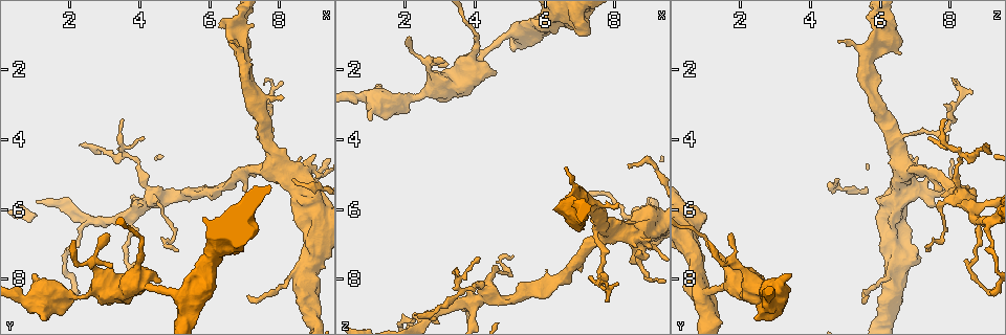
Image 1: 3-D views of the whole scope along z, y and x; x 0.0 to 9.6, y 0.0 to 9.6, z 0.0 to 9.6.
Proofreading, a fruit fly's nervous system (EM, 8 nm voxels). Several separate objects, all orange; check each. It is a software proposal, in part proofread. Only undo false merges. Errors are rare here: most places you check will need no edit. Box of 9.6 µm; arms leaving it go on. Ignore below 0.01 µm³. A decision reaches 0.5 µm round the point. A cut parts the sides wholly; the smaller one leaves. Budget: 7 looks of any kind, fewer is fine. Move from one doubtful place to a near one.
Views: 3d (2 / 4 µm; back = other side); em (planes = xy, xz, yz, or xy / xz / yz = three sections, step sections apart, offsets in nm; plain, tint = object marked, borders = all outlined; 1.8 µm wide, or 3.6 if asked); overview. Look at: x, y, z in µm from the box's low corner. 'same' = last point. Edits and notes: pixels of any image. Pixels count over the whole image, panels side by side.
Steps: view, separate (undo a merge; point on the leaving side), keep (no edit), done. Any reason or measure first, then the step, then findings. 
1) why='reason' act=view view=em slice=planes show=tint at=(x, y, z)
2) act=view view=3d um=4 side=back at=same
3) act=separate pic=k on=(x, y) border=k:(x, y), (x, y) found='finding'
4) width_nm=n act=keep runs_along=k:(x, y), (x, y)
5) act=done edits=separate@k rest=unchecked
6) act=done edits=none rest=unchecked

why='sharp bend' act=view view=3d um=4 at=(7.60, 3.65, 7.95)

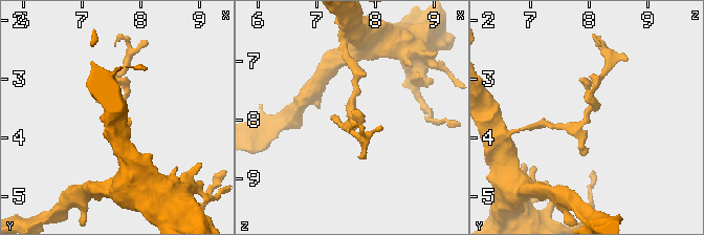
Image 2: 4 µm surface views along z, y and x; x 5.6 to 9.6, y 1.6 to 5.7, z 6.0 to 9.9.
act=view view=em um=3.6 slice=yz step=8 show=plain at=(7.60, 3.70, 7.95)

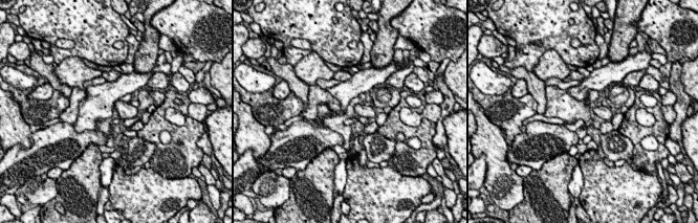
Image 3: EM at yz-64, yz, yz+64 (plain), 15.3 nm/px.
why='where the object lies' act=view view=em um=3.6 slice=yz step=8 show=tint at=same

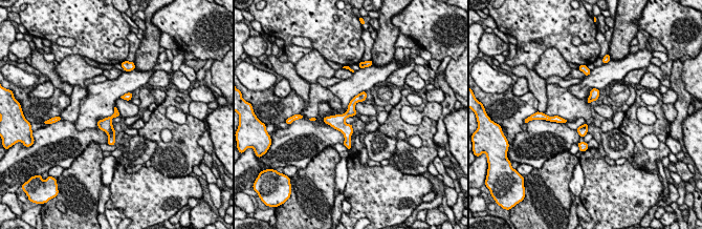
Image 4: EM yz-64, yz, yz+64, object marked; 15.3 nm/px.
act=keep runs_along=4:(364, 95), (343, 118), (347, 142) found='all the same cell'

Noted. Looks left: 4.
why='small branch off a trunk' act=view view=em slice=planes show=tint at=(8.70, 5.50, 7.05)

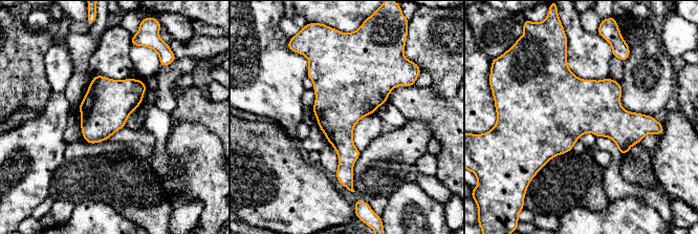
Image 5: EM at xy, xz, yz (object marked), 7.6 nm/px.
width_nm=380 act=keep found='all the same cell'

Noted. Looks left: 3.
why='small branch off a trunk' act=view view=3d um=2 at=(2.65, 7.50, 1.80)

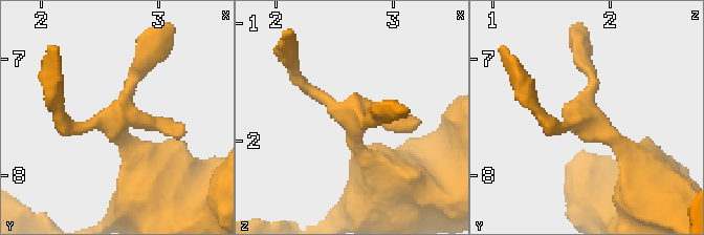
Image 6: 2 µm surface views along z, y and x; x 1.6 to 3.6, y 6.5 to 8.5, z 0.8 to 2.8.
why='need the tissue' act=view view=em slice=xz step=8 show=borders at=(2.66, 7.52, 1.86)

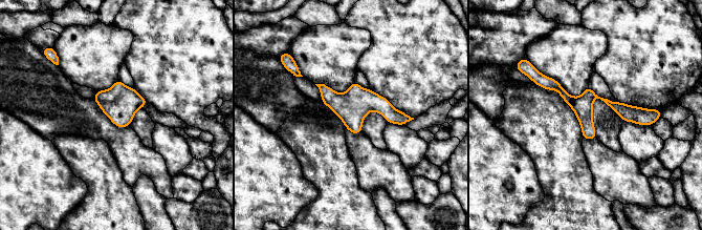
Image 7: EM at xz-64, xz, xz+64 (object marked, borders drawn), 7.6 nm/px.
why='another direction' act=view view=em slice=planes show=borders at=same

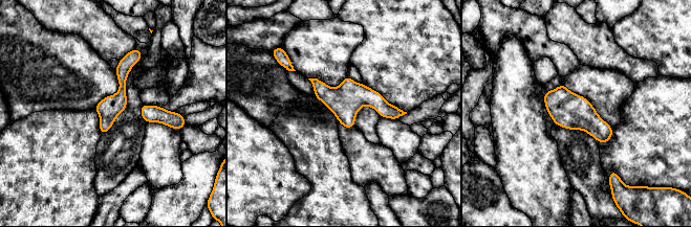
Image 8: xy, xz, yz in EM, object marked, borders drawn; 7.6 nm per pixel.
act=keep found='continuous, no second cell'

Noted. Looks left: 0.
act=done edits=none rest=unchecked

